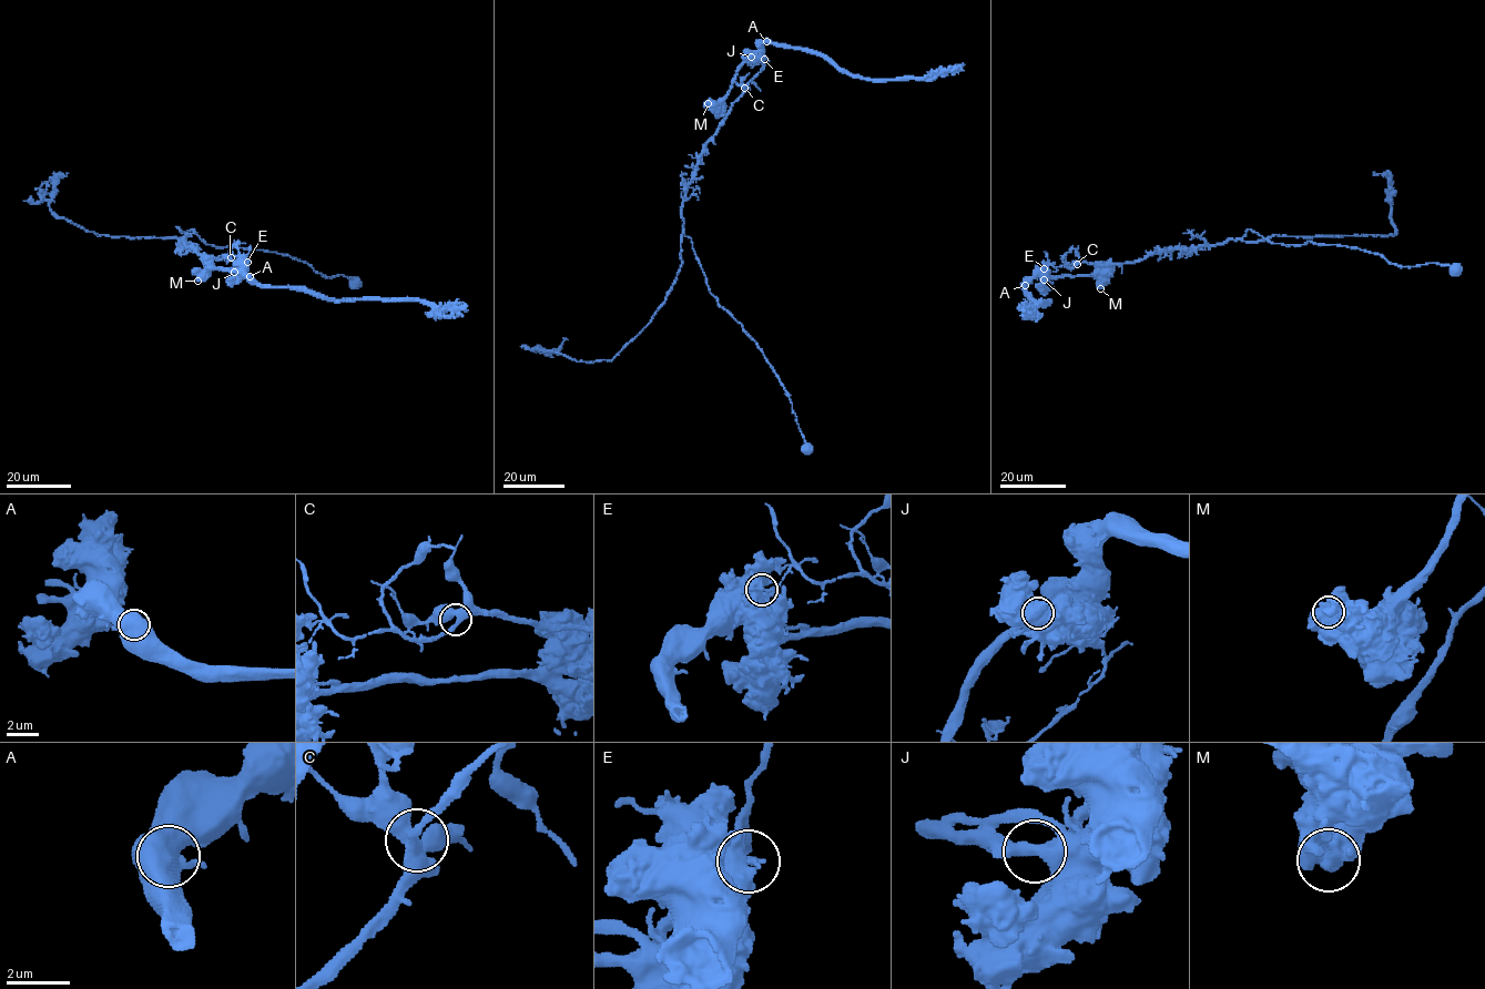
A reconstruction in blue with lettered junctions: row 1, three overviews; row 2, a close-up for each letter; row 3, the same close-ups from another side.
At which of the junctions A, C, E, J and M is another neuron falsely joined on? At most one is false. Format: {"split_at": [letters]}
{"split_at": ["E"]}

